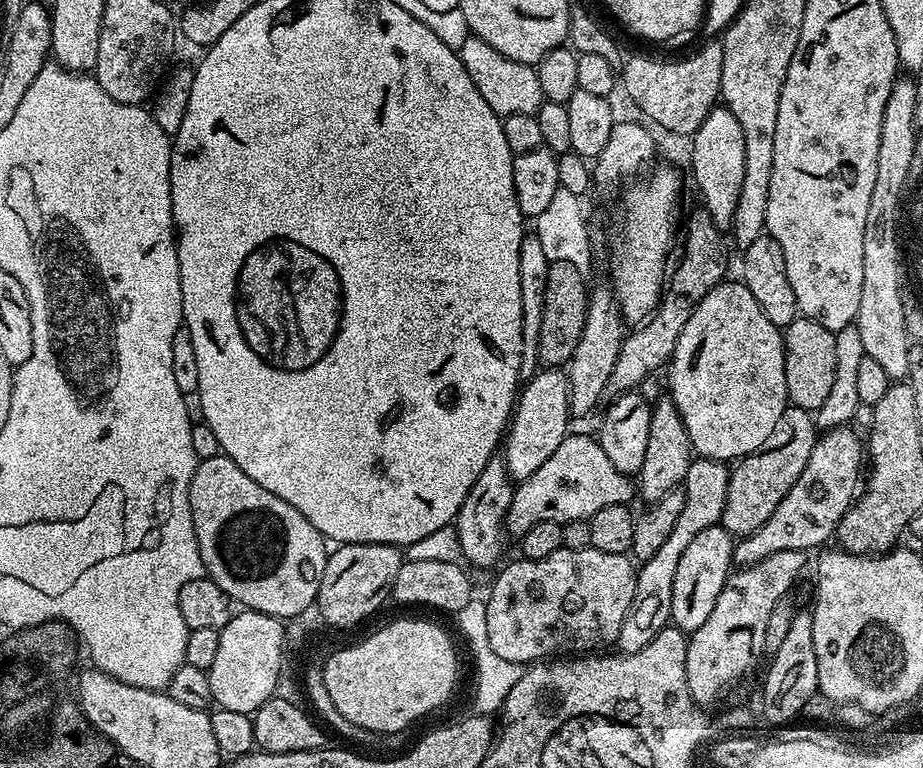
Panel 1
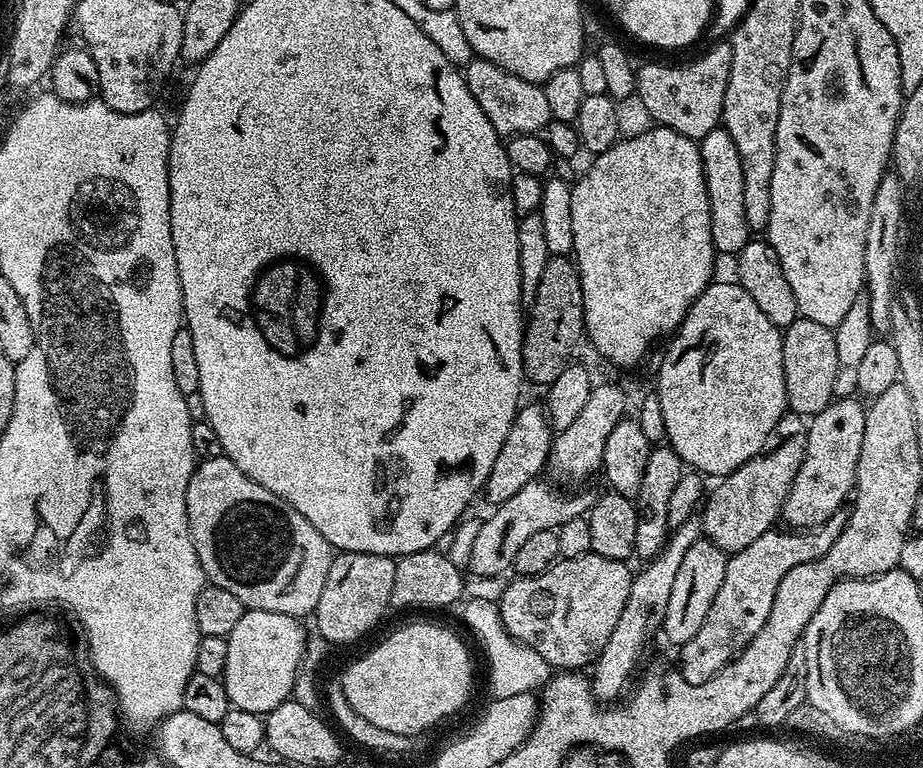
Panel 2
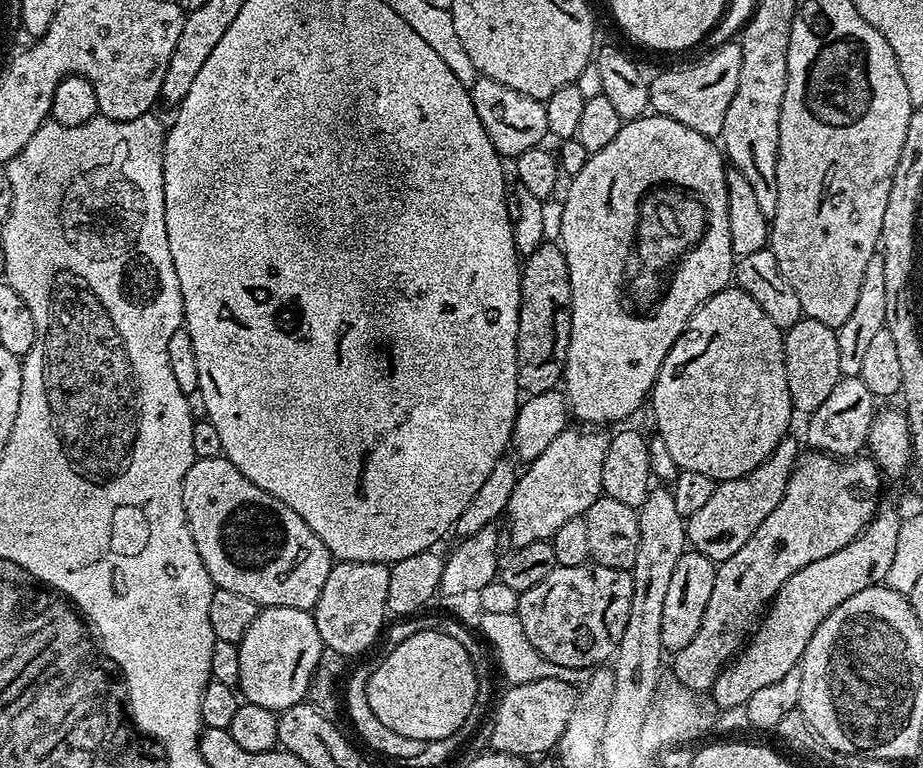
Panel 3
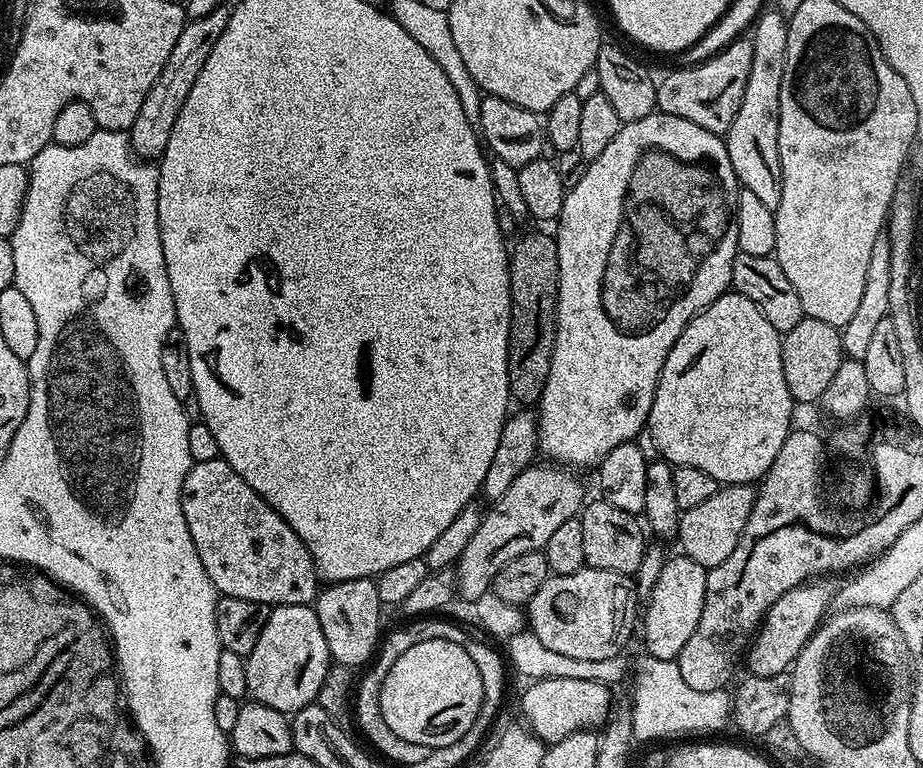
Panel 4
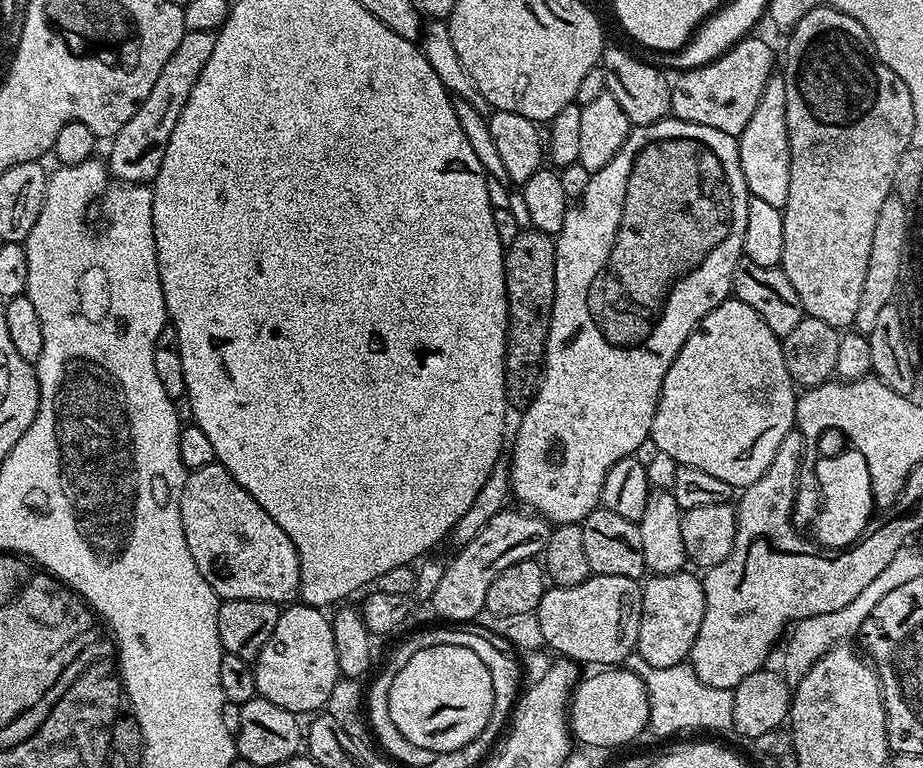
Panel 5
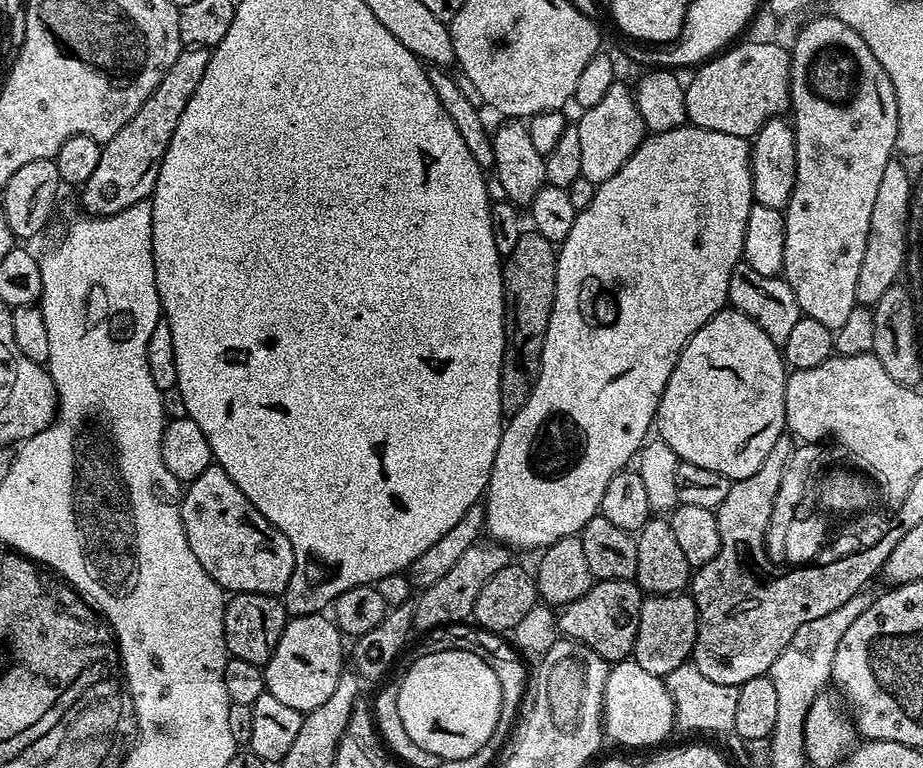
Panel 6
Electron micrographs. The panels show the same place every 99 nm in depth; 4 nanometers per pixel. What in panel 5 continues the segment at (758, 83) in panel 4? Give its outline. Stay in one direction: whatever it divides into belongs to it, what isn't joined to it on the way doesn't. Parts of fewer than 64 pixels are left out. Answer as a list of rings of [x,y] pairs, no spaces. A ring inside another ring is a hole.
[[[773,74],[766,82],[766,90],[758,106],[754,106],[754,114],[750,114],[750,122],[746,122],[746,130],[742,130],[738,143],[740,145],[740,165],[742,174],[746,178],[749,197],[757,196],[762,198],[762,202],[783,210],[790,198],[790,142],[786,126],[786,82],[783,75]]]

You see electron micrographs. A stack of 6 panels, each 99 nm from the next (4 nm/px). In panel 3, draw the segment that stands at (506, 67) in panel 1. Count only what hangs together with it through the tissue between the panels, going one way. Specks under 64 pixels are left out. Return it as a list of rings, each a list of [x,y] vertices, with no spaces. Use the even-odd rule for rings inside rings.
[[[477,75],[470,91],[474,110],[478,110],[478,119],[482,121],[486,134],[490,134],[490,142],[494,142],[501,157],[515,158],[545,143],[548,136],[545,101],[518,94],[518,90],[510,90],[510,86],[502,86],[502,82],[494,82],[494,78],[481,75]]]

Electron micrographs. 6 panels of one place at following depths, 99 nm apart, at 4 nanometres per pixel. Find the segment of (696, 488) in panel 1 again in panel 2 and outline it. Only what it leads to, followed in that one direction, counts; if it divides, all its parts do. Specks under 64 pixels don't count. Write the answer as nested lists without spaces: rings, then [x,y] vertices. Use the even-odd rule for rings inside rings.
[[[693,518],[682,522],[682,526],[671,529],[664,549],[653,560],[643,565],[641,572],[632,577],[630,598],[626,598],[626,606],[622,606],[622,614],[610,633],[606,646],[602,646],[602,654],[598,654],[595,664],[590,668],[592,692],[601,702],[614,702],[624,687],[629,687],[628,678],[636,666],[640,655],[644,652],[644,643],[652,632],[652,627],[663,625],[666,605],[670,603],[670,590],[674,586],[674,577],[678,574],[678,566],[682,566],[682,558],[686,558],[686,550],[694,546],[694,542],[702,539],[699,519]]]

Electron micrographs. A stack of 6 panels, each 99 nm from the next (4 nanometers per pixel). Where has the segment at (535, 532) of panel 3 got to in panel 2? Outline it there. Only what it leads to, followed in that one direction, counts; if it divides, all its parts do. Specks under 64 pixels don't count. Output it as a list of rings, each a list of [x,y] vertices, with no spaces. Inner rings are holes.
[[[593,383],[590,398],[586,398],[586,406],[582,406],[578,418],[574,418],[574,422],[570,422],[570,426],[559,429],[553,435],[546,472],[557,485],[583,485],[580,484],[583,480],[590,479],[595,472],[597,475],[603,469],[606,438],[610,438],[614,426],[618,426],[618,422],[625,415],[624,407],[627,404],[628,400],[618,385]]]

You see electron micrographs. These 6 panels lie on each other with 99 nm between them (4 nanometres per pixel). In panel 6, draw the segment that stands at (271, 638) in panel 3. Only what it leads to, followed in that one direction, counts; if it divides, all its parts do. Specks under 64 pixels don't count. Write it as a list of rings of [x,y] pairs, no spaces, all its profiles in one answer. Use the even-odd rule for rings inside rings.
[[[324,614],[293,615],[282,630],[282,638],[278,638],[278,646],[274,646],[274,654],[267,664],[263,665],[264,686],[267,692],[274,694],[274,698],[281,700],[285,706],[294,706],[294,710],[302,714],[310,713],[322,706],[322,702],[326,702],[330,694],[334,694],[338,678],[346,668],[346,644],[344,648],[342,633],[335,623],[326,617]]]

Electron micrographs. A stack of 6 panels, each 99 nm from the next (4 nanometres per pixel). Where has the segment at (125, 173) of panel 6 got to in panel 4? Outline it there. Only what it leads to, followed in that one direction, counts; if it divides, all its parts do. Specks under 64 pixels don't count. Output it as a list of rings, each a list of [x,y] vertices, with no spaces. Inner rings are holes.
[[[216,7],[210,14],[197,20],[189,19],[185,23],[182,34],[178,34],[178,42],[170,58],[166,58],[166,66],[162,66],[162,74],[150,86],[150,94],[146,94],[146,102],[142,102],[142,110],[138,110],[138,118],[134,118],[130,129],[132,151],[142,160],[155,161],[164,155],[166,142],[170,142],[170,130],[174,130],[174,122],[178,122],[178,113],[182,111],[182,102],[186,102],[186,94],[190,94],[190,86],[194,86],[198,74],[202,74],[202,66],[206,66],[206,58],[210,58],[210,50],[214,50],[214,42],[222,38],[222,30],[226,30],[229,9]]]

